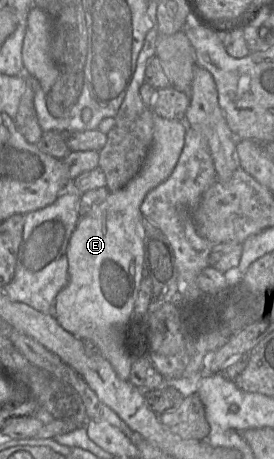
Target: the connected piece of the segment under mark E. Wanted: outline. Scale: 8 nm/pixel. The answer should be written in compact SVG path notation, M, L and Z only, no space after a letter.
M153 113L153 143L139 173L122 189L109 192L97 207L80 217L68 243L68 282L55 298L53 316L68 332L92 344L112 365L118 377L129 380L133 360L121 347L118 328L134 313L134 306L143 277L144 216L140 207L146 195L172 174L182 152L186 127L184 120L169 120Z

